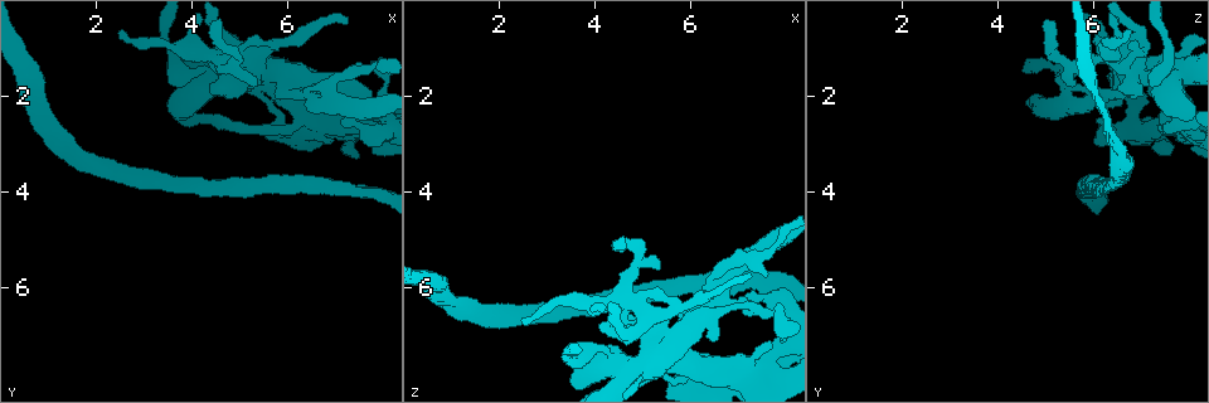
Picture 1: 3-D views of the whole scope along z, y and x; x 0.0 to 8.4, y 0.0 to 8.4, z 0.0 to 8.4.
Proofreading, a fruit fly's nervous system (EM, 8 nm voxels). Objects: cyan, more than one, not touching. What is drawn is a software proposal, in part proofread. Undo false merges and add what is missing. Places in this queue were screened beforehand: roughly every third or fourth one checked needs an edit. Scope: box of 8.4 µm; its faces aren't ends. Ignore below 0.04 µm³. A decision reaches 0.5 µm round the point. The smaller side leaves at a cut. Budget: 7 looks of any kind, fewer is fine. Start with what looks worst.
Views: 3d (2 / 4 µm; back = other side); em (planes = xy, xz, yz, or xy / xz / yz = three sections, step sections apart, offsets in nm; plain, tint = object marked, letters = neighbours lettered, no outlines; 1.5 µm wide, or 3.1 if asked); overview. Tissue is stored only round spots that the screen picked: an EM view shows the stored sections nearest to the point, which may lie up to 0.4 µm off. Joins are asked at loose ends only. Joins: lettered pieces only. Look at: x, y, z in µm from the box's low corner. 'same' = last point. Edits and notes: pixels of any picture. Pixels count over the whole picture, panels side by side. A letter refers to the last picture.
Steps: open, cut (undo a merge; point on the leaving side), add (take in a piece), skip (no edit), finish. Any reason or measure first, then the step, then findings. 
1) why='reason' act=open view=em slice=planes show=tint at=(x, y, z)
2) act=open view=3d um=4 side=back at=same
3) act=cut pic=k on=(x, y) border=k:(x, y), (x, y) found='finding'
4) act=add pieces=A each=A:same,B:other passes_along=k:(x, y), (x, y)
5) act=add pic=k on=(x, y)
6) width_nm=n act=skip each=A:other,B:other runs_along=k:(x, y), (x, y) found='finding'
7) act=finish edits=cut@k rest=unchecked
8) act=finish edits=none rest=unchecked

why='thick end' act=open view=3d um=2 at=(7.20, 2.50, 6.30)

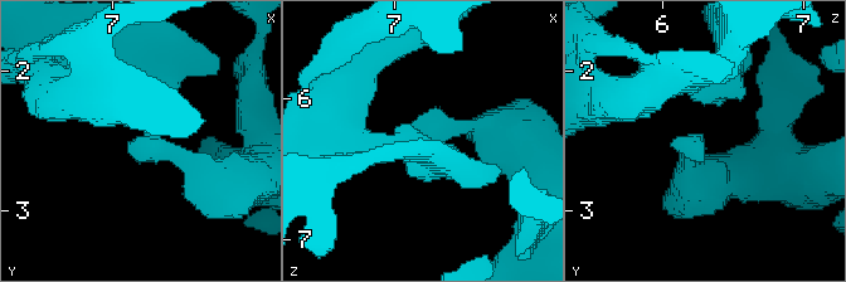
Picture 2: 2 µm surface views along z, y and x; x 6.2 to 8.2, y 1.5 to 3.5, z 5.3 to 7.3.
act=open view=em slice=planes show=letters at=(7.20, 2.48, 6.28)

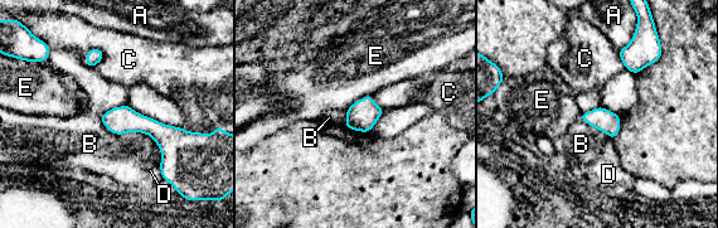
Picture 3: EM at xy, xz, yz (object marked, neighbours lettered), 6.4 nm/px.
act=skip each=A:other,B:other,C:other,D:other,E:other border=3:(100, 116), (159, 148) found='no lettered piece goes on from it'

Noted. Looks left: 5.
why='branch stops here' act=open view=3d um=2 at=(4.15, 0.90, 6.85)

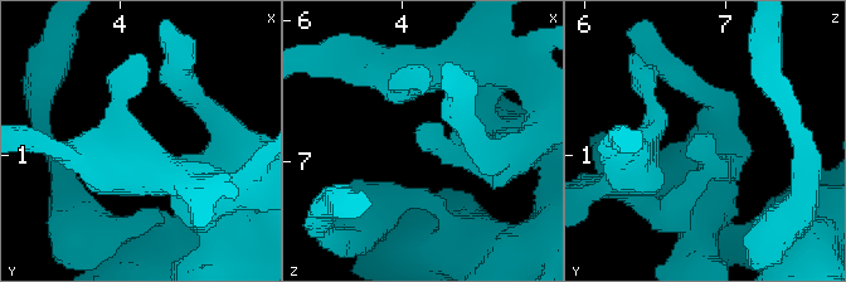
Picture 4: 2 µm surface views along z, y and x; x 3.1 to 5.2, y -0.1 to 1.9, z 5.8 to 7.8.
why='now the EM' act=open view=em slice=planes show=plain at=(4.16, 0.82, 6.90)

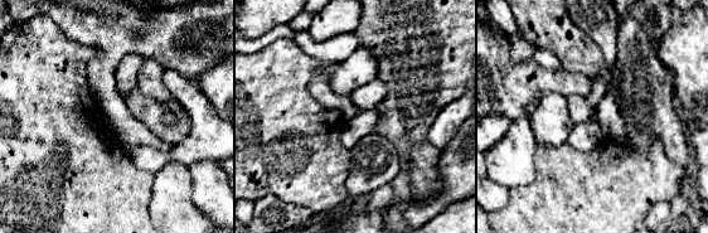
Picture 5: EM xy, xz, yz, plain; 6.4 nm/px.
act=open view=em slice=planes show=letters at=same

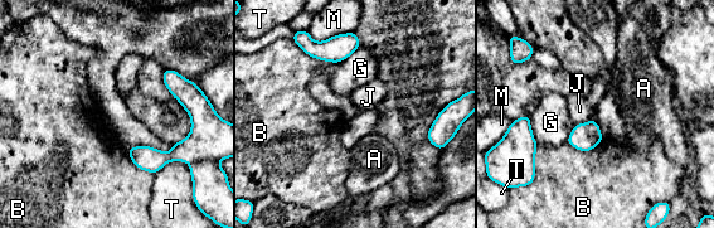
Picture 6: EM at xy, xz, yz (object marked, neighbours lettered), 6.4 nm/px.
width_nm=180 act=skip each=A:other,B:other,G:other,J:other,M:other,T:other border=6:(592, 117), (574, 125) found='none of them fits'

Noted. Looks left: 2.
why='thick turns thin' act=open view=em slice=yz step=8 show=plain at=(0.75, 1.75, 5.95)

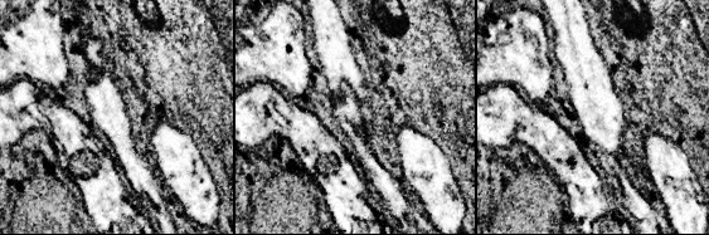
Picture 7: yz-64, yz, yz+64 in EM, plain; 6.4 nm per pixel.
why='see the neighbours' act=open view=em slice=yz step=8 show=letters at=same

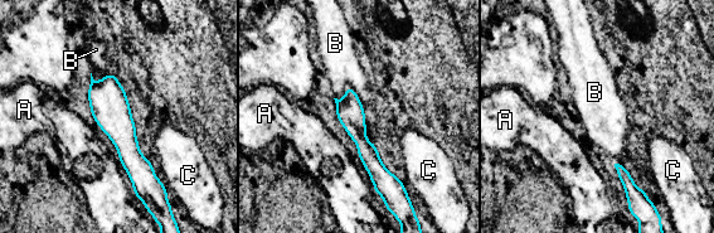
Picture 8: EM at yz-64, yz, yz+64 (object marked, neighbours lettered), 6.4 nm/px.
width_nm=170 longest_contact=B:420nm act=skip each=A:other,B:other,C:other found='one cell here'

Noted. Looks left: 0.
act=finish edits=none rest=unchecked

